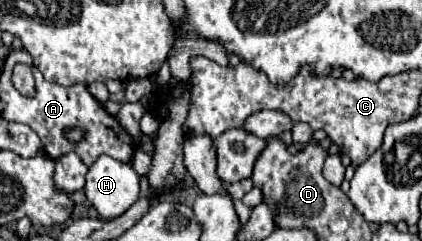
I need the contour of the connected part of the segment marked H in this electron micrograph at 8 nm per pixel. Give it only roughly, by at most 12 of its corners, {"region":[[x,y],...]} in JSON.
{"region":[[100,155],[84,193],[102,219],[116,219],[140,197],[132,165]]}

